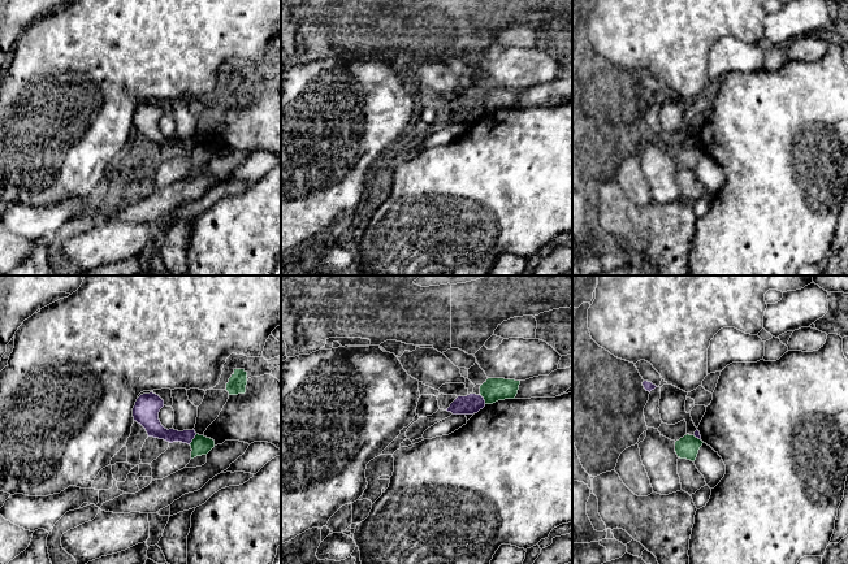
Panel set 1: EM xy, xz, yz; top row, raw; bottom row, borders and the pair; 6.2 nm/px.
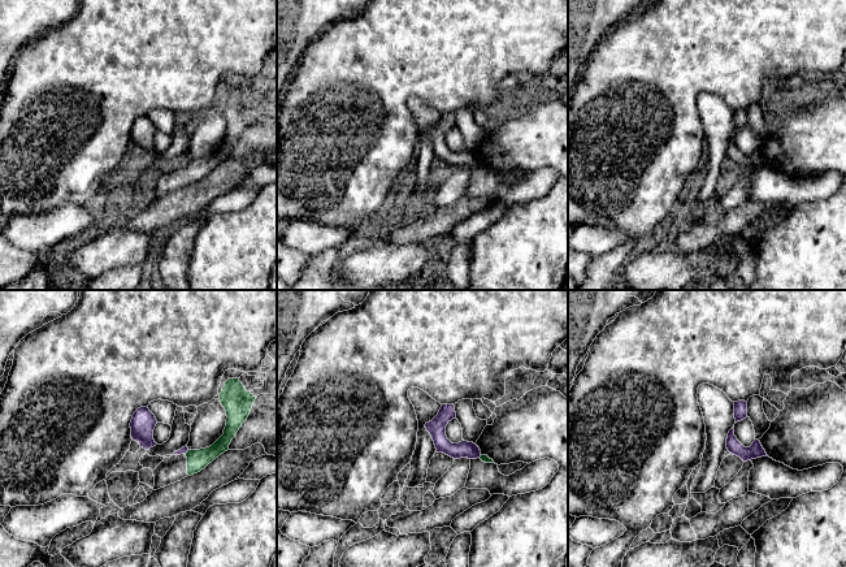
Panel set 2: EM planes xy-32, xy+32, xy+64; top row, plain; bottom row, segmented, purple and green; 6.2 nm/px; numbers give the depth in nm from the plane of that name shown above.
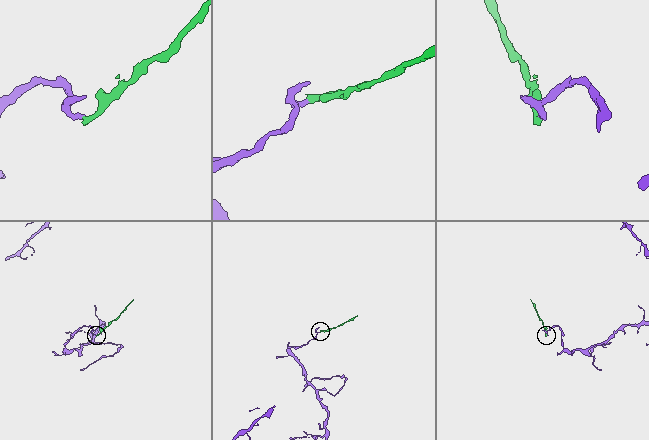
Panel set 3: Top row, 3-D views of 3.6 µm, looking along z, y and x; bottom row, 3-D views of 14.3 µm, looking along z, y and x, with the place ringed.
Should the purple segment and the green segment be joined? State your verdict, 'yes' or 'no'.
no

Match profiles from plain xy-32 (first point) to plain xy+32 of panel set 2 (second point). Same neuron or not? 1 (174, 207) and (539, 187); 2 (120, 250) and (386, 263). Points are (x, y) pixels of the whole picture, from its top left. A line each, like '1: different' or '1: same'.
1: different
2: same

